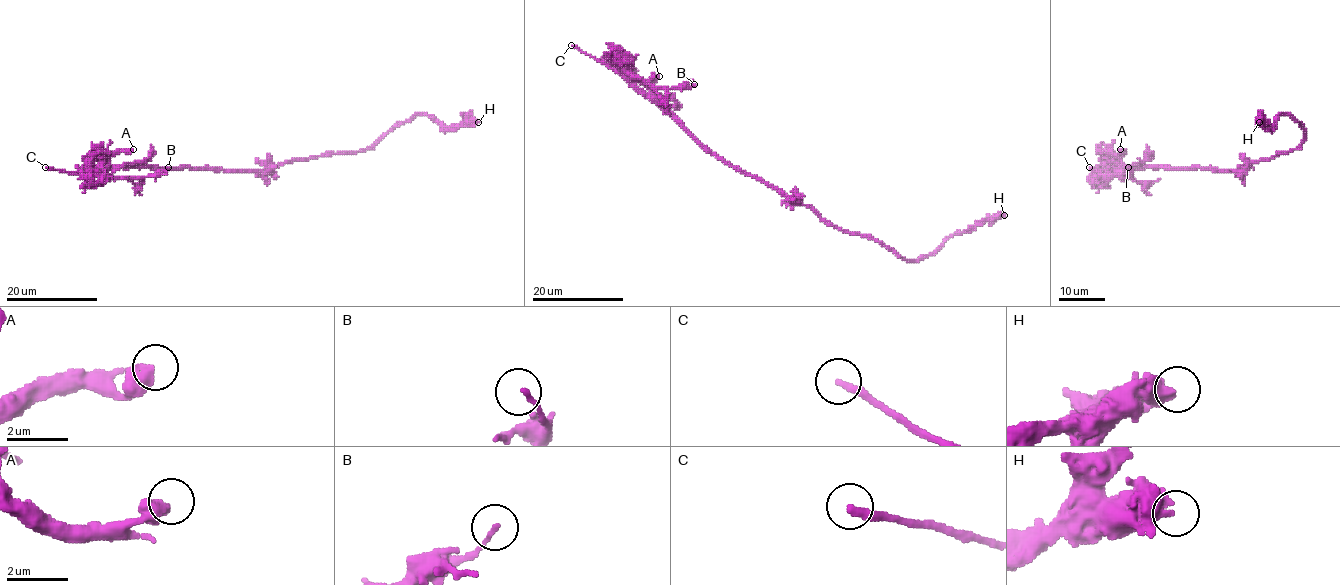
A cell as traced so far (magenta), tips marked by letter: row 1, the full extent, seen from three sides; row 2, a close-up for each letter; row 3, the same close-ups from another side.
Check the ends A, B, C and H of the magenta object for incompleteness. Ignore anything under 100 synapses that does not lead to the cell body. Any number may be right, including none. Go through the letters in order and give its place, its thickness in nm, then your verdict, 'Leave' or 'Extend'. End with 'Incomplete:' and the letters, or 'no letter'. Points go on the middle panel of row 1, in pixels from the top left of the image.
A: Place: (659, 76). Thickness 440 nm. Leave
B: Place: (694, 84). Thickness 140 nm. Leave
C: Place: (571, 45). Thickness 240 nm. Extend
H: Place: (1004, 215). Thickness 500 nm. Leave
Incomplete: C

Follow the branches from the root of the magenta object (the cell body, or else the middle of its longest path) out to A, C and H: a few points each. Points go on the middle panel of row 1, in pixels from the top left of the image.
A: (789, 200), (711, 154), (635, 84), (635, 77), (653, 79), (659, 76)
C: (789, 200), (776, 190), (716, 158), (670, 114), (639, 93), (621, 76), (571, 45)
H: (789, 200), (797, 200), (842, 229), (878, 240), (909, 261), (918, 261), (934, 253), (953, 235), (1004, 215)

